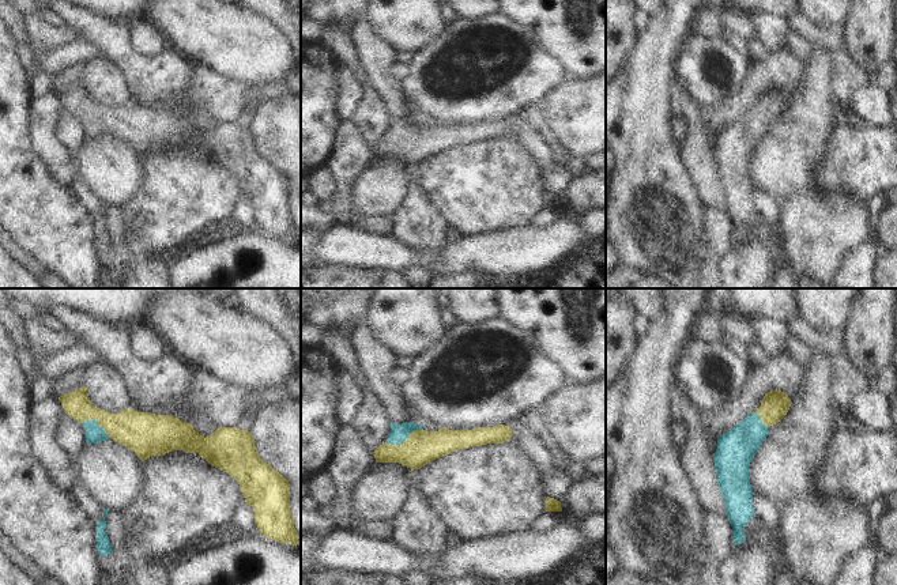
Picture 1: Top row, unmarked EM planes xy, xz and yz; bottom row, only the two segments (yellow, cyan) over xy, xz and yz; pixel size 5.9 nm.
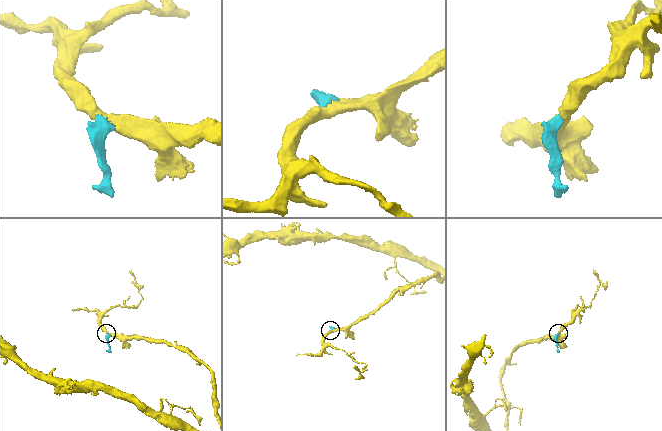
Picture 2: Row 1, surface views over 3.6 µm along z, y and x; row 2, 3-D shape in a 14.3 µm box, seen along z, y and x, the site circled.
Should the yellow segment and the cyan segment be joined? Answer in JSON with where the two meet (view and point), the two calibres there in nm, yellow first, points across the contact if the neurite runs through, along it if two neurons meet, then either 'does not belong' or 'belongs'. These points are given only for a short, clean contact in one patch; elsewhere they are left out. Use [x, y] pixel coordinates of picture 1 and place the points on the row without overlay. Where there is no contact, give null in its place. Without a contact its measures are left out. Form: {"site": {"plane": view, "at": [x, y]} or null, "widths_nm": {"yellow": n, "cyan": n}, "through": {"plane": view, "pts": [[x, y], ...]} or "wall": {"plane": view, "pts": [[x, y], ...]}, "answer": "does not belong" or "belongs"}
{"site": {"plane": "xz", "at": [406, 135]}, "widths_nm": {"yellow": 200, "cyan": 110}, "through": {"plane": "xz", "pts": [[422, 142], [413, 142], [406, 135], [399, 128]]}, "answer": "belongs"}

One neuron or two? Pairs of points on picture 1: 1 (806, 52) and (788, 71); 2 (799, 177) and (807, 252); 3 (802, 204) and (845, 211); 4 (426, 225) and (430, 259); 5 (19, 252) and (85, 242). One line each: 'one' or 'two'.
1: two
2: two
3: one
4: two
5: two

